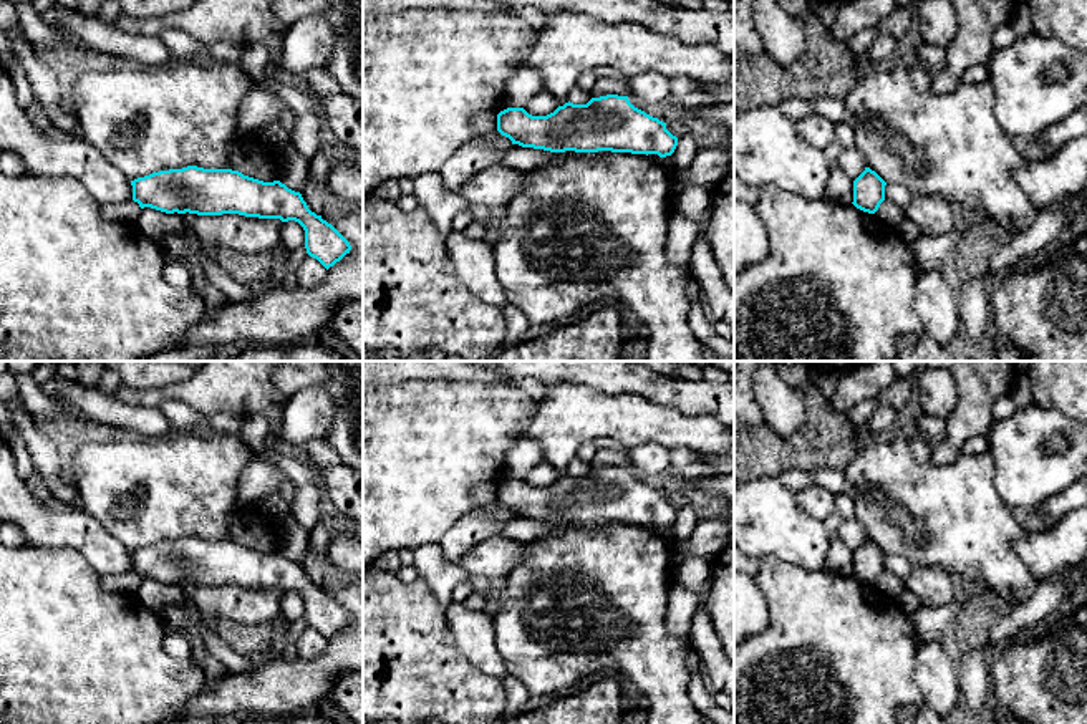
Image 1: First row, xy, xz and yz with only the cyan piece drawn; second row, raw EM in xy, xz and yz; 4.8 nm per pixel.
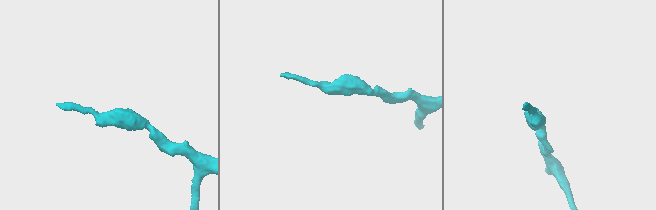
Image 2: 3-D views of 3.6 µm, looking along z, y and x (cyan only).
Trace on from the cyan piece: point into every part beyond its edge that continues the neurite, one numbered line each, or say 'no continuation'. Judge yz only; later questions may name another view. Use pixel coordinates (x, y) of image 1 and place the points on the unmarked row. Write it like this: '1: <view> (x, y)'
no continuation

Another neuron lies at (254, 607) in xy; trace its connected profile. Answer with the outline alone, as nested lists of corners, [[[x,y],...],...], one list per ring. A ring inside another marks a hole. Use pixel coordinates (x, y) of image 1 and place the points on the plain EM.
[[[182,585],[187,601],[200,613],[240,625],[273,625],[280,616],[280,590],[258,590],[239,585],[197,586]]]

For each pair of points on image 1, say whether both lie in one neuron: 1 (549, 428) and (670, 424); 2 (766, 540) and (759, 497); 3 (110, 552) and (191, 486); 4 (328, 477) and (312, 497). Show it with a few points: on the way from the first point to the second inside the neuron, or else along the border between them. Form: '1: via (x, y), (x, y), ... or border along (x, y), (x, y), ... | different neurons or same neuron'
1: via (579, 423), (640, 423) | same neuron
2: via (766, 530), (759, 507) | same neuron
3: border along (91, 517), (130, 552) | different neurons
4: border along (317, 469), (320, 486), (327, 494) | different neurons

